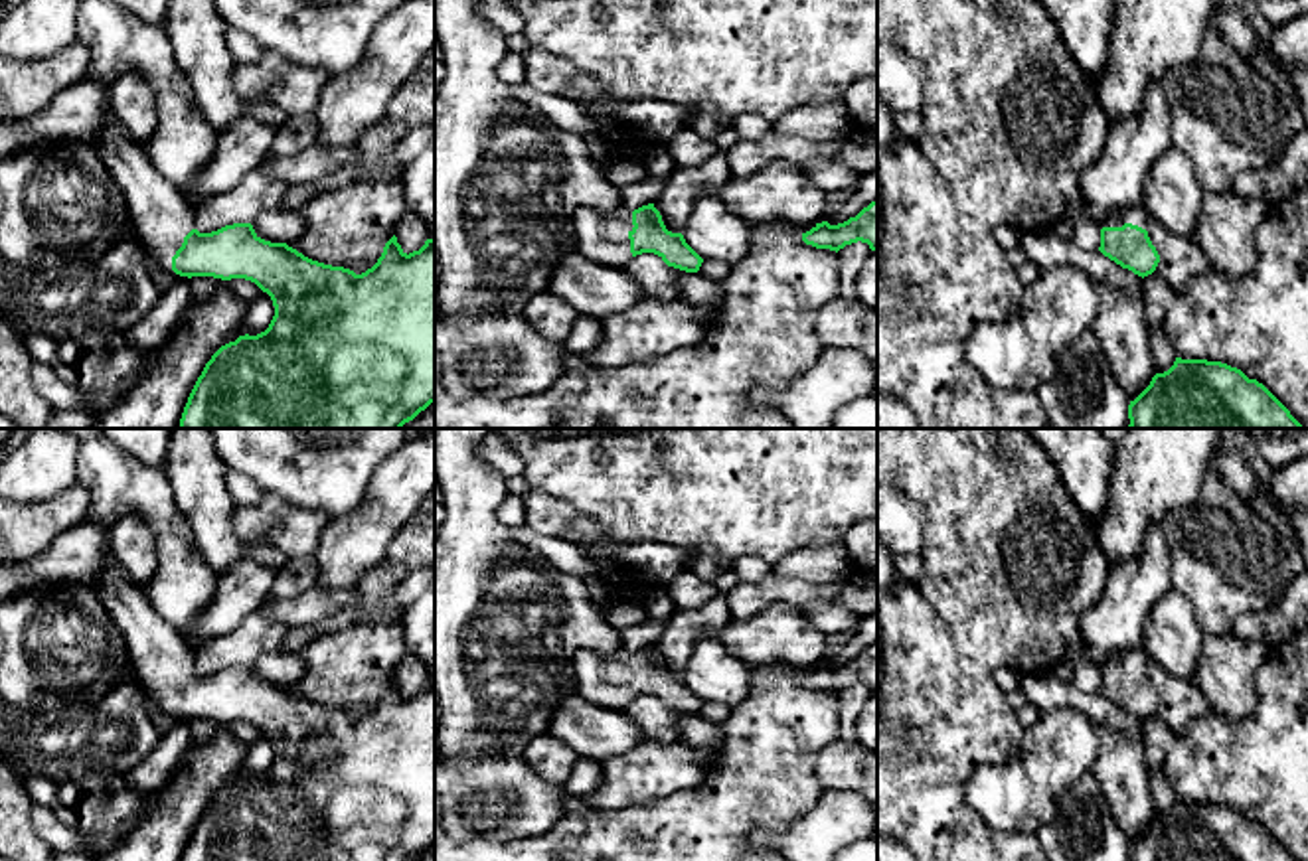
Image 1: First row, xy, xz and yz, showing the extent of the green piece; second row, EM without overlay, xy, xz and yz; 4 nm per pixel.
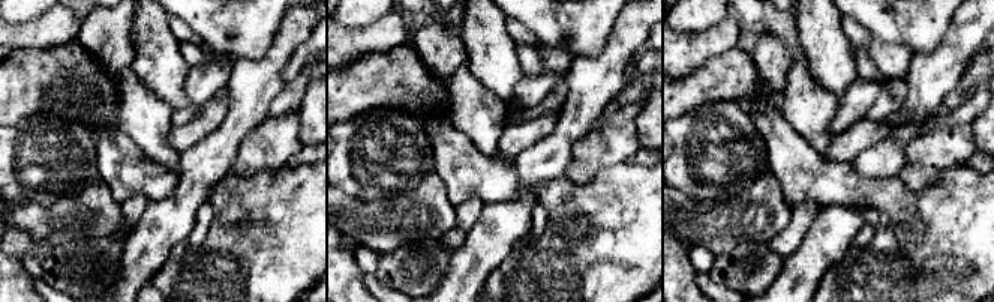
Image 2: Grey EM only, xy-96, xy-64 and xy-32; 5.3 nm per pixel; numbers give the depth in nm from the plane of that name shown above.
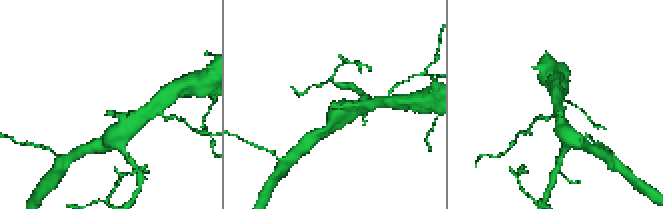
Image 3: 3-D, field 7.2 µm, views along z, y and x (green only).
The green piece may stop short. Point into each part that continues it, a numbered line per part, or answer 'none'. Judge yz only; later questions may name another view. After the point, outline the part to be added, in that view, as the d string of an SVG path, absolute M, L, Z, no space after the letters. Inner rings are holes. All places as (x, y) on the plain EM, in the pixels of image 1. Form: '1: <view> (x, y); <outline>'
1: yz (1139, 658); M1136 648L1136 650L1126 650L1104 660L1099 667L1103 671L1103 669L1122 669L1124 665L1132 665L1148 673L1150 660L1152 658L1144 648Z

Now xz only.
1: xz (601, 676); M624 648L614 652L579 650L573 656L575 695L603 707L622 711L630 701L632 654Z

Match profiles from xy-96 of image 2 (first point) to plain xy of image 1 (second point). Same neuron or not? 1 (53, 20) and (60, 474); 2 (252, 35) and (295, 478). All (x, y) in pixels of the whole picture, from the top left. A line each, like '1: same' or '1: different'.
1: different
2: same

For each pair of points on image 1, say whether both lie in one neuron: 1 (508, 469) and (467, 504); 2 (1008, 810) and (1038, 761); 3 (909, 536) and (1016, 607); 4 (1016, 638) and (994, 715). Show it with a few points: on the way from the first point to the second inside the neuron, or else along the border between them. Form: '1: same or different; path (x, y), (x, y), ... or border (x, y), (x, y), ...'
1: different; border (477, 449), (506, 478)
2: same; path (1018, 798), (1036, 781), (1038, 773)
3: different; border (911, 498), (923, 514), (921, 553)
4: different; border (955, 640), (961, 652), (990, 672)

